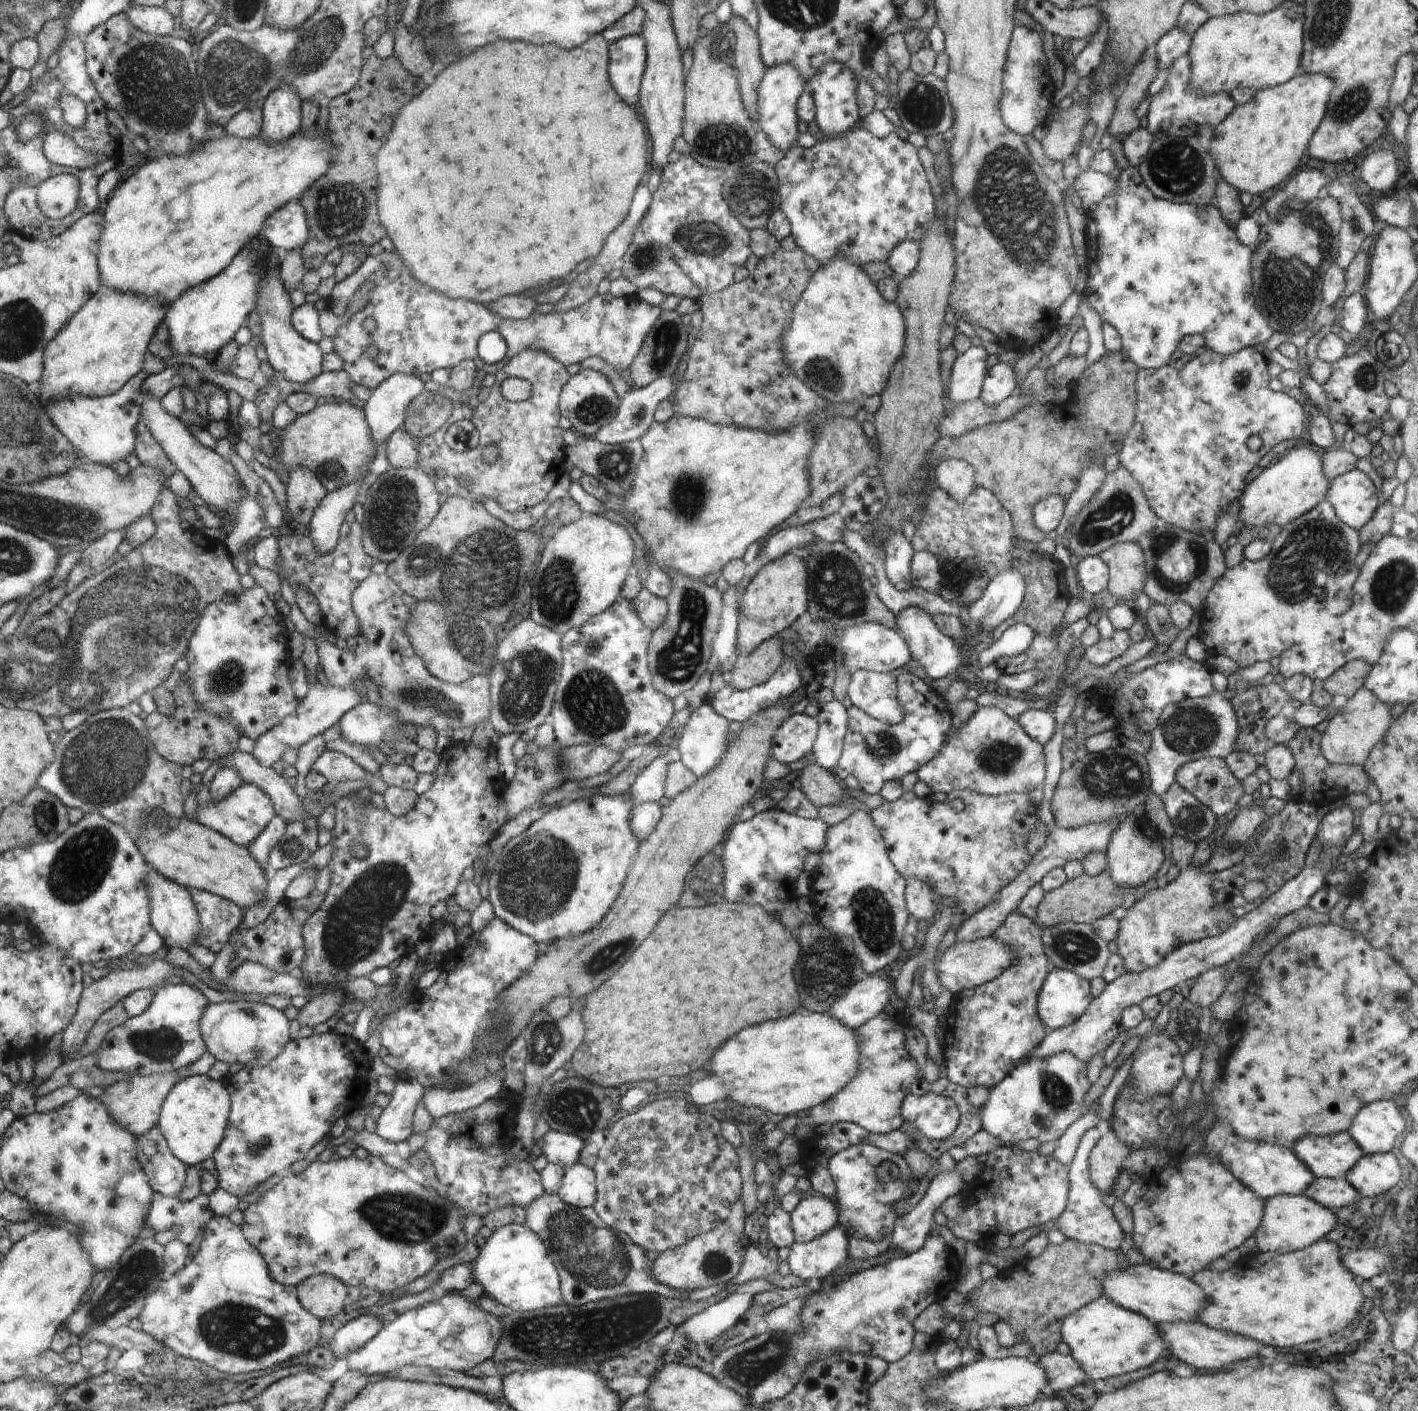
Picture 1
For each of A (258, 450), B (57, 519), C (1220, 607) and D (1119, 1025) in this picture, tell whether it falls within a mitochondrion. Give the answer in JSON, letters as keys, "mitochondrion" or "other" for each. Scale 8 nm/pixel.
{"A":"other","B":"mitochondrion","C":"other","D":"other"}

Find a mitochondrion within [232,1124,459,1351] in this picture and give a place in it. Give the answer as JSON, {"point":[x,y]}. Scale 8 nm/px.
{"point":[257,1148]}

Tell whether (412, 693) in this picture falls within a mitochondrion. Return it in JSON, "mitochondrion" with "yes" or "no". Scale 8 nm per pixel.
{"mitochondrion":"yes"}

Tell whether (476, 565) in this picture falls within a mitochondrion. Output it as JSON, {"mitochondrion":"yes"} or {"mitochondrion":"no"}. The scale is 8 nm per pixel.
{"mitochondrion":"yes"}

